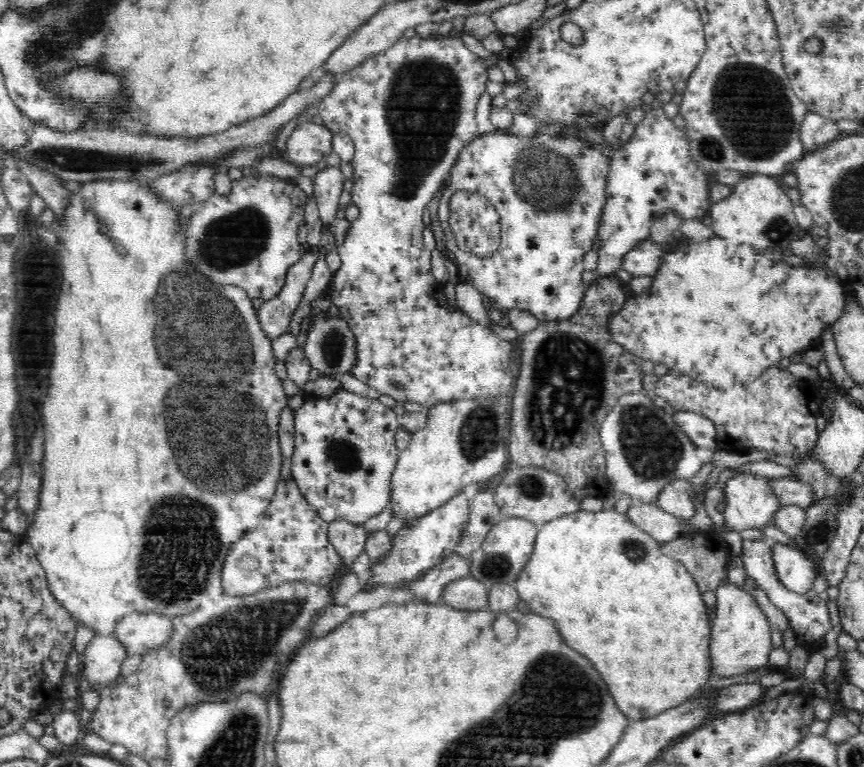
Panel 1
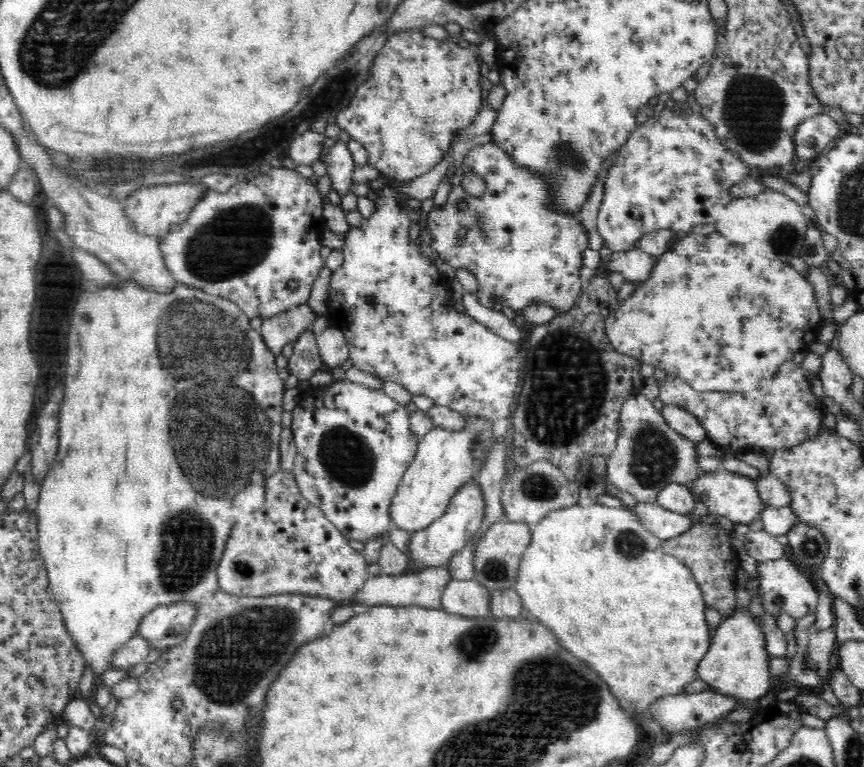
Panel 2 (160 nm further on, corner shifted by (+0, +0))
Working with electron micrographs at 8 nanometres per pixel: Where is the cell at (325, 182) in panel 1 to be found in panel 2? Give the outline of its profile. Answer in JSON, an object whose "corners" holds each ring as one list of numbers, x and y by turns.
{"corners":[[337,140,330,142,330,151,322,157,322,160,328,167,327,174,332,179,331,188,336,188,338,194,343,197,354,186,352,175,356,167,348,145]]}

